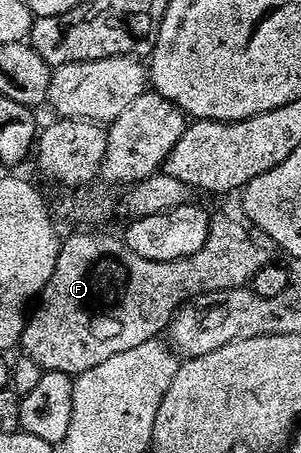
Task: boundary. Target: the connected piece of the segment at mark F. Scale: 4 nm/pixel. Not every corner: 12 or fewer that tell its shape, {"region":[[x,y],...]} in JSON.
{"region":[[212,214],[201,249],[145,261],[66,236],[22,354],[74,377],[268,263]]}

